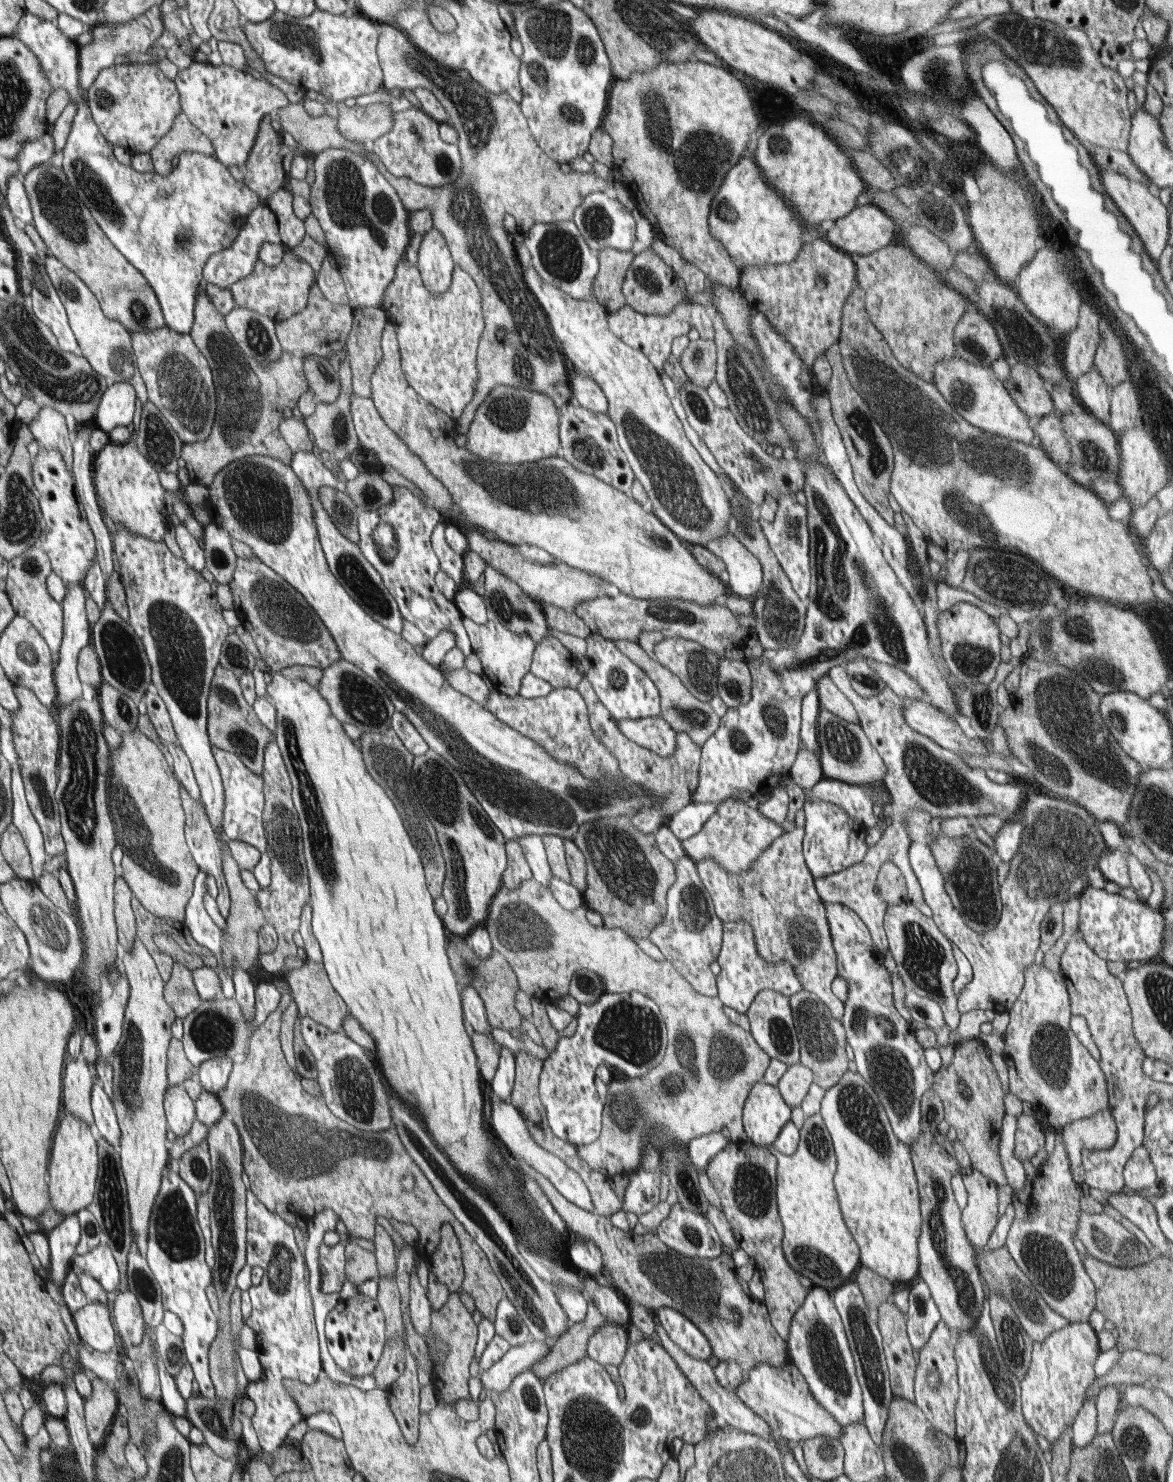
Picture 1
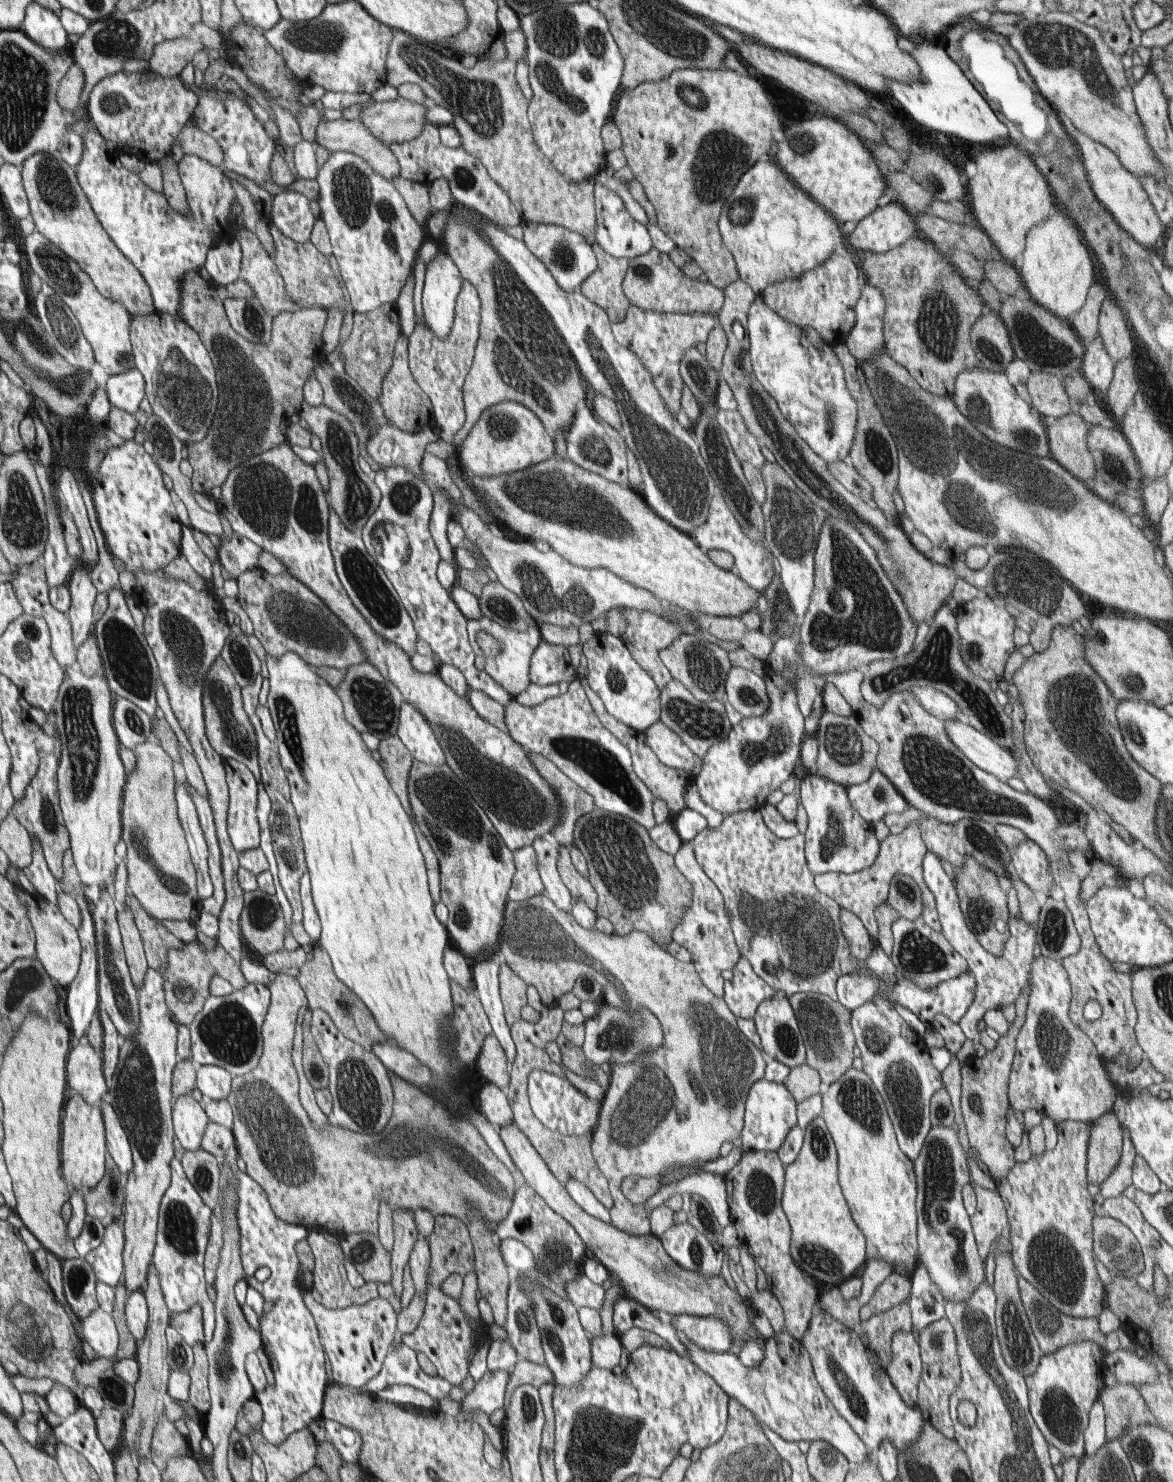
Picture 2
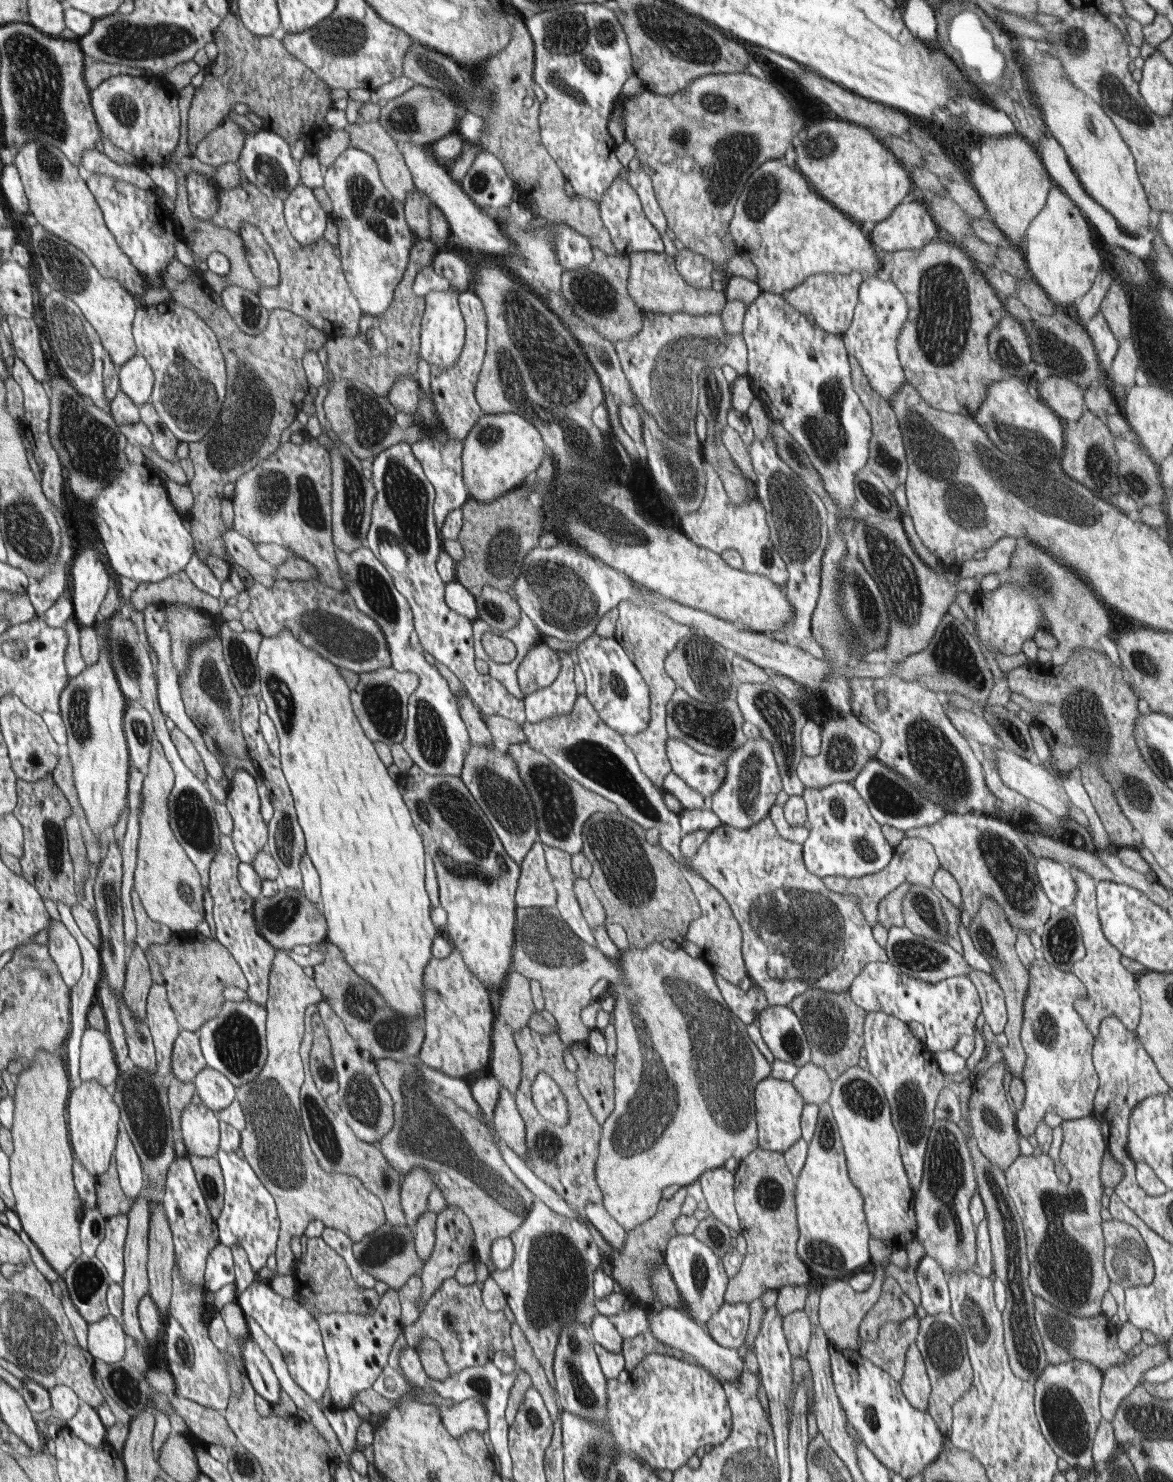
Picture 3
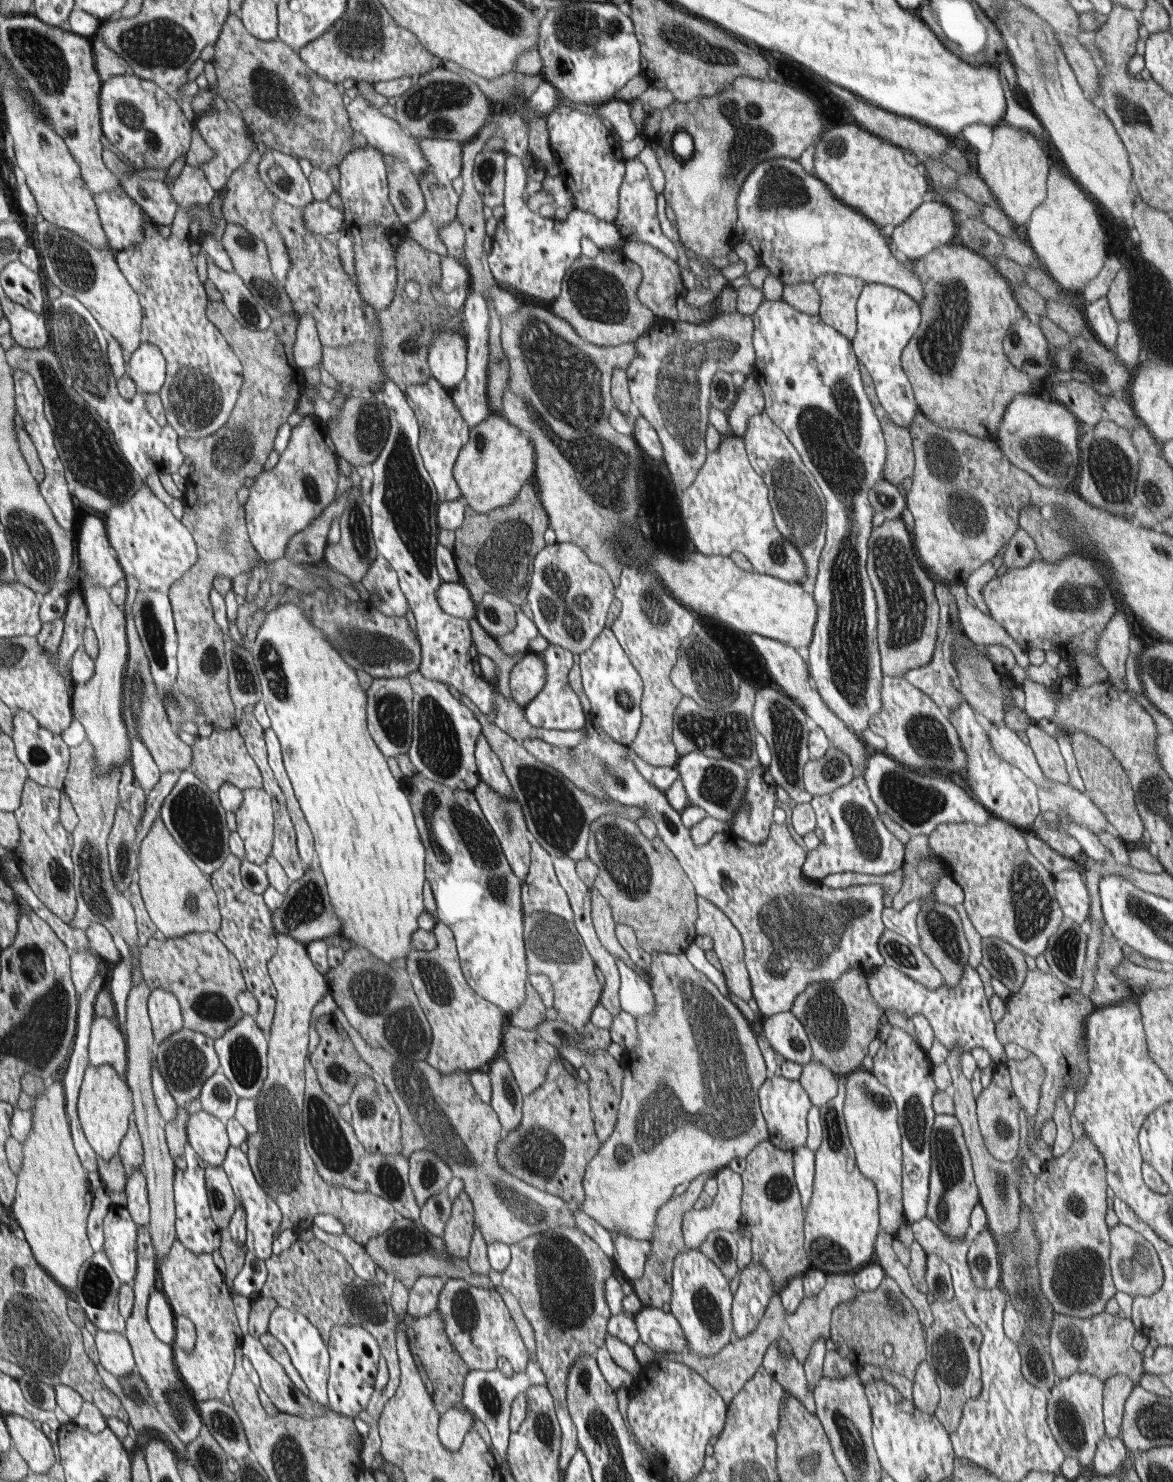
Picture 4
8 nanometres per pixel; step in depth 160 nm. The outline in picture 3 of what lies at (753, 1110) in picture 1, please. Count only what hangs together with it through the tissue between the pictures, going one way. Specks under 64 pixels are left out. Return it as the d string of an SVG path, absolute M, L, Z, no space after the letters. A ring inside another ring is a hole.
M768 1075L755 1088L755 1120L758 1129L758 1148L784 1153L801 1138L800 1118L805 1100L792 1081Z

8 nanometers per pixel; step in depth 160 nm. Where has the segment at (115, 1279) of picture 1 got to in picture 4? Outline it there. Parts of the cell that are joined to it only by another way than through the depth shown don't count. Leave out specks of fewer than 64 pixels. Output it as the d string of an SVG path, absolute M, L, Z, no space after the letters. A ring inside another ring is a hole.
M112 1205L103 1220L103 1251L122 1283L131 1287L137 1271L139 1227L122 1205Z

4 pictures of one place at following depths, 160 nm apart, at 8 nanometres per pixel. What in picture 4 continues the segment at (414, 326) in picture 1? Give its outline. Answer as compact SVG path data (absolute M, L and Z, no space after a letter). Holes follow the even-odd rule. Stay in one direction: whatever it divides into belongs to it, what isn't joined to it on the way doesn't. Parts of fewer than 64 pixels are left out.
M471 289L466 298L462 310L467 330L467 371L460 384L457 384L448 394L451 396L456 408L460 411L461 417L467 422L469 429L476 427L480 422L486 420L492 410L487 403L487 364L489 359L488 337L489 337L489 310L487 302L482 295Z

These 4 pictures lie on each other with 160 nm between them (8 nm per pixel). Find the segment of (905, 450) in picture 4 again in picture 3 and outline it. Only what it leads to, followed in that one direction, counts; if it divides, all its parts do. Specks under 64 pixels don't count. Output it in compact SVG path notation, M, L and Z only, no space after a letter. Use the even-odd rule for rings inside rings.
M849 356L849 363L851 364L854 390L864 403L872 419L872 433L869 448L870 458L868 458L866 468L880 476L880 478L884 480L884 484L886 484L891 491L894 491L900 484L905 484L907 473L909 472L907 454L904 450L903 432L900 432L900 428L898 428L898 418L896 418L896 414L890 410L890 404L886 404L886 400L870 386L869 380L863 373L856 358Z

